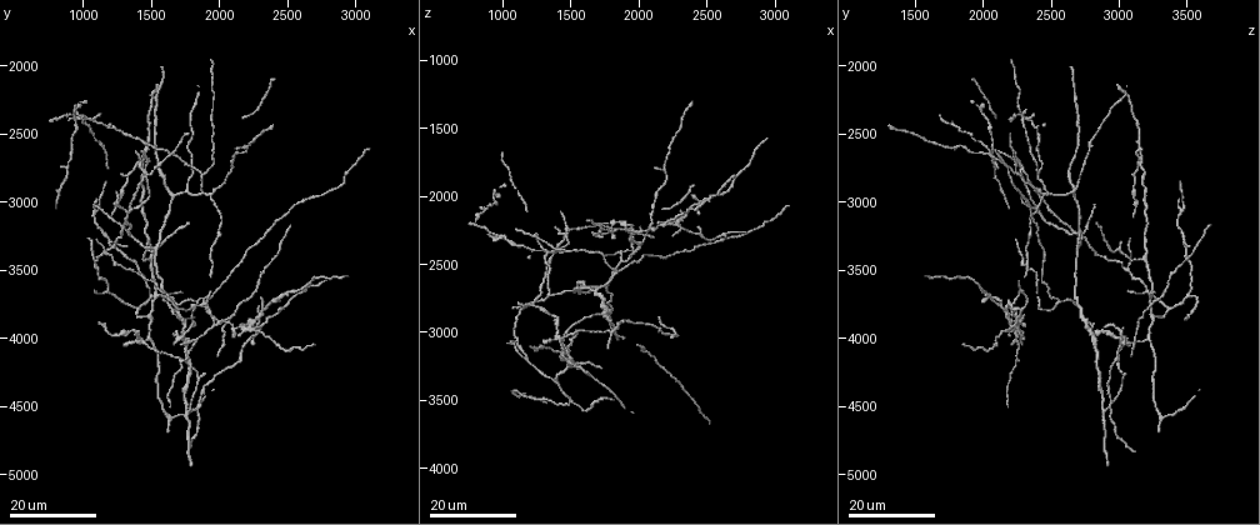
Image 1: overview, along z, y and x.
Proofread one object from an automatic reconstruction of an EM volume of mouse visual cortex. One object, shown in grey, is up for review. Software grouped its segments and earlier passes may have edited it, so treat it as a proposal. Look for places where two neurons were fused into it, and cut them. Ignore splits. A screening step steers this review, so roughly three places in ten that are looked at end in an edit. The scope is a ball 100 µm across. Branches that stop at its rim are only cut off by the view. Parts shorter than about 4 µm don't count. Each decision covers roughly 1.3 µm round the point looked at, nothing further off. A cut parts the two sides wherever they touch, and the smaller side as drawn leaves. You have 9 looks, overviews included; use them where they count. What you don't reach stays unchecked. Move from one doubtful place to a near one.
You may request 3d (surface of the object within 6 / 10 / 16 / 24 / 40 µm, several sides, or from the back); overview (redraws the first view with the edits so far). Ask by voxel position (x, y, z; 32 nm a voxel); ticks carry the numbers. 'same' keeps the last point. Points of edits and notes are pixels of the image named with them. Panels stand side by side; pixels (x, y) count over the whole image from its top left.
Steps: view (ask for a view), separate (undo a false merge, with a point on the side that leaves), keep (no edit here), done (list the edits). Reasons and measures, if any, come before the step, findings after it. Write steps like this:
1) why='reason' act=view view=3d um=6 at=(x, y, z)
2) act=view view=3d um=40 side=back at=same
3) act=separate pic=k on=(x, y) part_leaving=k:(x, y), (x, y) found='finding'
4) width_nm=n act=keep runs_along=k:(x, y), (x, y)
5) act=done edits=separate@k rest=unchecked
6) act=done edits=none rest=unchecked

why='a fork' act=view view=3d um=16 at=(1400, 4040, 3040)

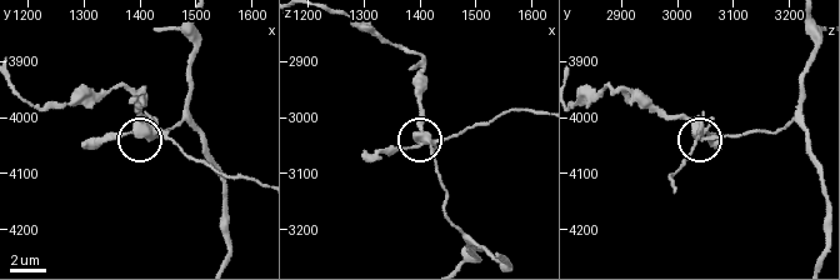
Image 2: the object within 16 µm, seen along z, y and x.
act=view view=3d um=10 at=(1425, 4035, 3055)

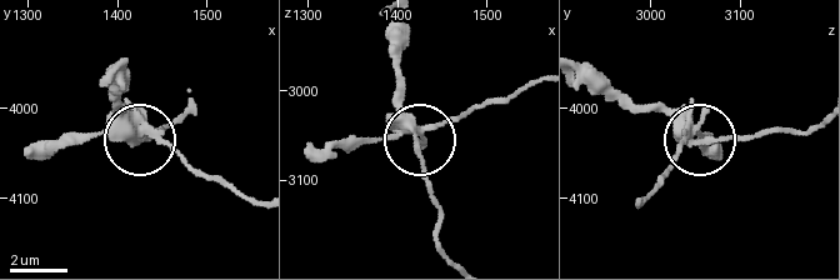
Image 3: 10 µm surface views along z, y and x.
arms=3 act=separate pic=3 on=(400, 95) part_leaving=3:(415, 129), (420, 169), (441, 219), (435, 240), (441, 255) found='two neurons meet here'

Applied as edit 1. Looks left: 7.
why='arms part here' act=view view=3d um=16 at=(1540, 3340, 2680)

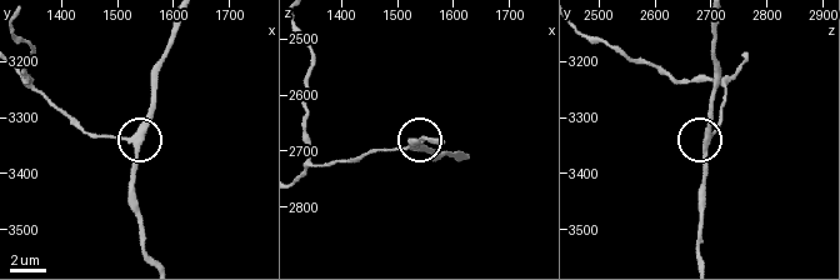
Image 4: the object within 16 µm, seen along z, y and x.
act=view view=3d um=10 at=(1530, 3340, 2695)

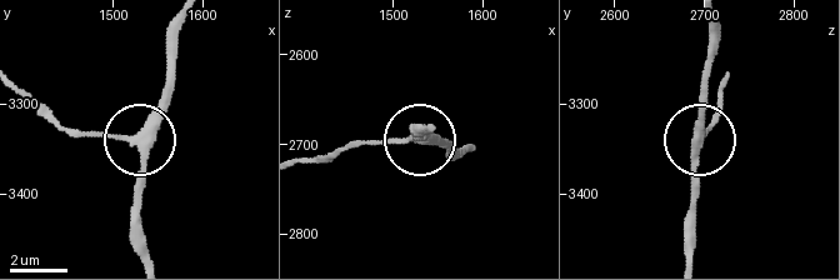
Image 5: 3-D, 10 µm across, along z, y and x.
arms=3 act=keep found='one neuron here'

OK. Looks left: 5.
why='three arms meet' act=view view=3d um=16 at=(1840, 3720, 2540)

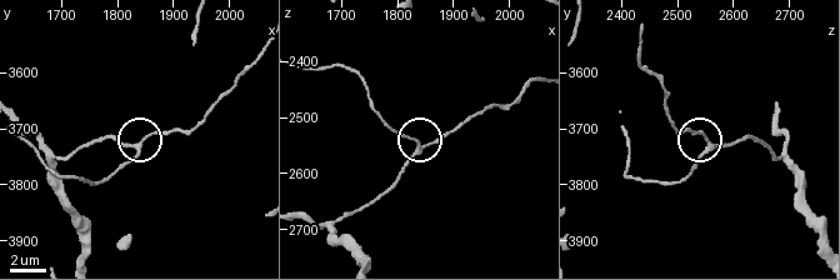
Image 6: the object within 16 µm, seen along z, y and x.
act=view view=3d um=10 at=(1840, 3735, 2560)

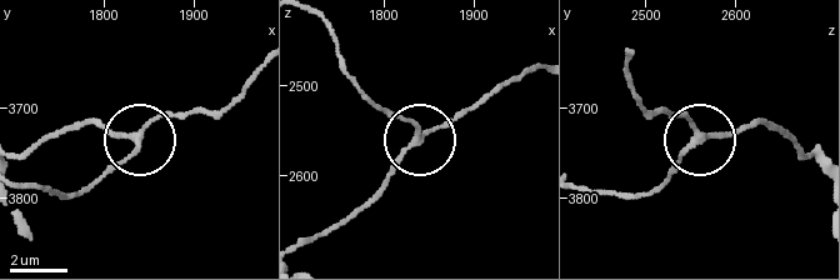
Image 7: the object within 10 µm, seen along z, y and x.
width_nm=180 act=keep found='continuous, no second neuron'

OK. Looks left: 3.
why='three arms meet' act=view view=3d um=16 at=(1880, 2920, 2460)

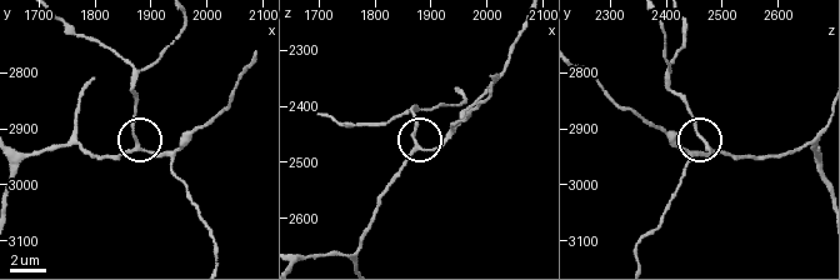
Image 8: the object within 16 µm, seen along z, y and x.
act=view view=3d um=6 at=(1880, 2935, 2475)

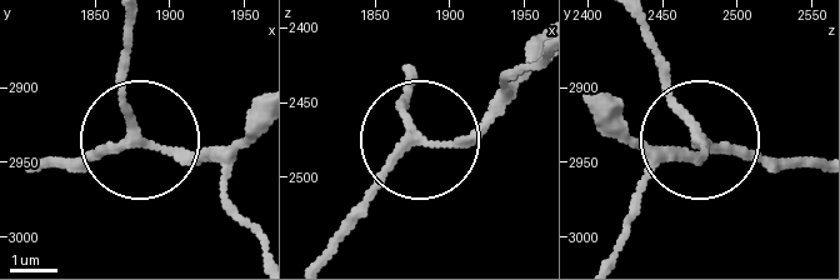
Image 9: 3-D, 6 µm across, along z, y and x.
width_nm=160 act=keep runs_along=9:(323, 254), (419, 139), (399, 111), (410, 68) found='all the same neuron'

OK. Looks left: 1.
act=done edits=separate@3 rest=unchecked

